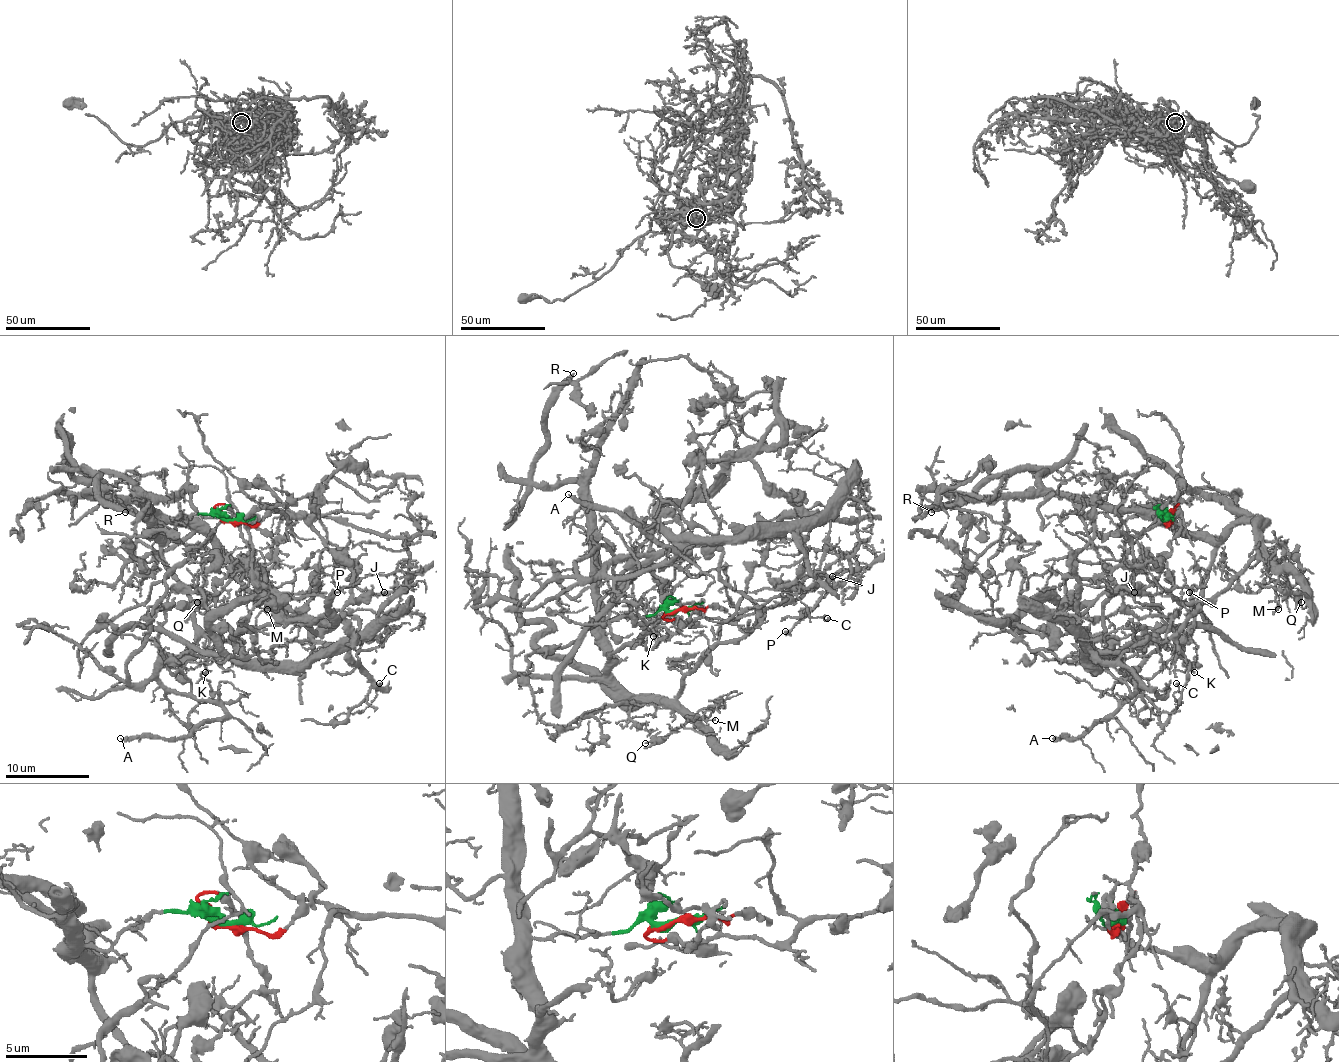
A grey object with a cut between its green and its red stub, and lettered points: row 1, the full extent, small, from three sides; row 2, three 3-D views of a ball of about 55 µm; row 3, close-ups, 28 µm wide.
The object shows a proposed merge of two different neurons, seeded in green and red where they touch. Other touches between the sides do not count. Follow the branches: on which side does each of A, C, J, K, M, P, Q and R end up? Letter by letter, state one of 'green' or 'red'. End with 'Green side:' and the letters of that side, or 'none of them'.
A: red
C: red
J: red
K: green
M: green
P: red
Q: green
R: green
Green side: K, M, Q, R

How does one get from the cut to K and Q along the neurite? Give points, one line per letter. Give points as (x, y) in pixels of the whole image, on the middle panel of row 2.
K: (675, 611), (607, 619), (604, 650), (611, 657), (642, 638), (659, 619), (652, 636)
Q: (675, 611), (604, 621), (609, 671), (615, 679), (630, 694), (648, 696), (690, 719), (665, 738), (644, 742)

